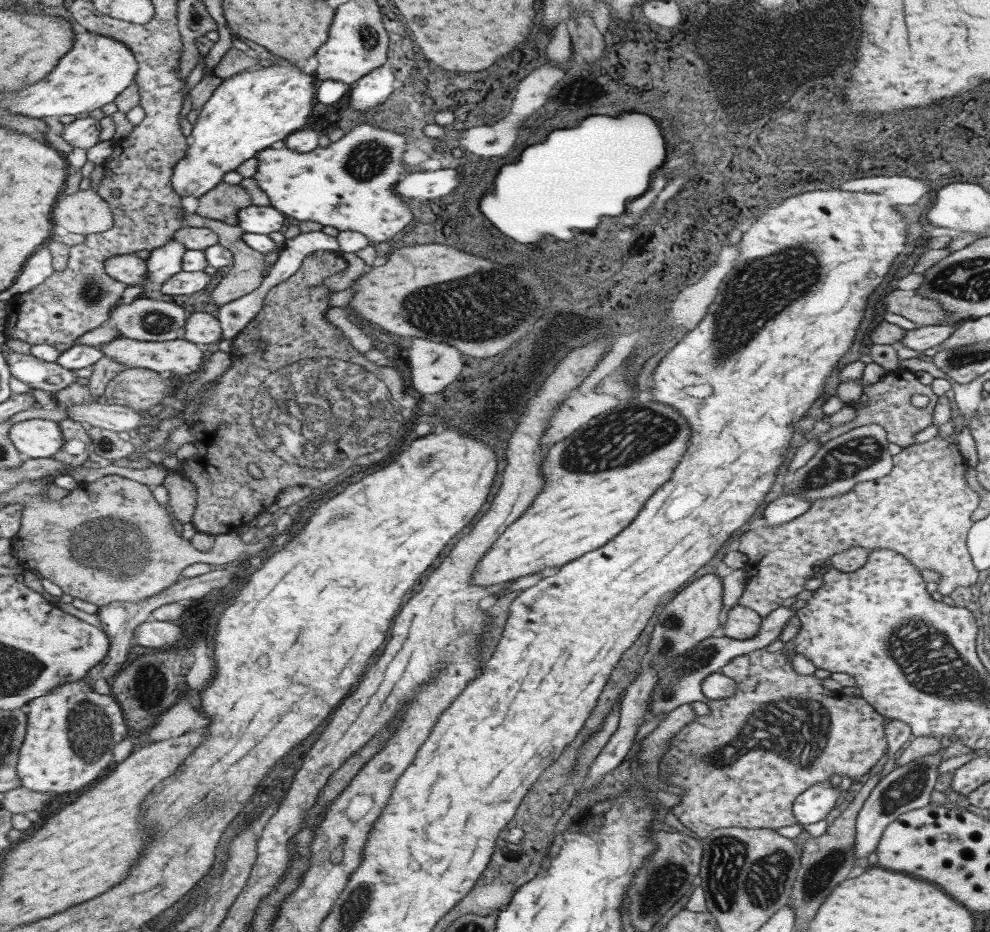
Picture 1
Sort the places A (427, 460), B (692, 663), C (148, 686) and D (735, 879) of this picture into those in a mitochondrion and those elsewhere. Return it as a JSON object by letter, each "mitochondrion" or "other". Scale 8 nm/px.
{"A":"mitochondrion","B":"mitochondrion","C":"mitochondrion","D":"mitochondrion"}

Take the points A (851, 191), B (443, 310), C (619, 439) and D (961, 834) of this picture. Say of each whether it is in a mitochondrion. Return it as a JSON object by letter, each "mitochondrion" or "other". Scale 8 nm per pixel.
{"A":"other","B":"mitochondrion","C":"mitochondrion","D":"other"}

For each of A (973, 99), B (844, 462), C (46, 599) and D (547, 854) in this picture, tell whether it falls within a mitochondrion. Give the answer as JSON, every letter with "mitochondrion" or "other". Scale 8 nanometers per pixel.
{"A":"other","B":"mitochondrion","C":"other","D":"other"}

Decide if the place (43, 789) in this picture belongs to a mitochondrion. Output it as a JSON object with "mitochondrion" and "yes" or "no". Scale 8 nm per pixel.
{"mitochondrion":"no"}

